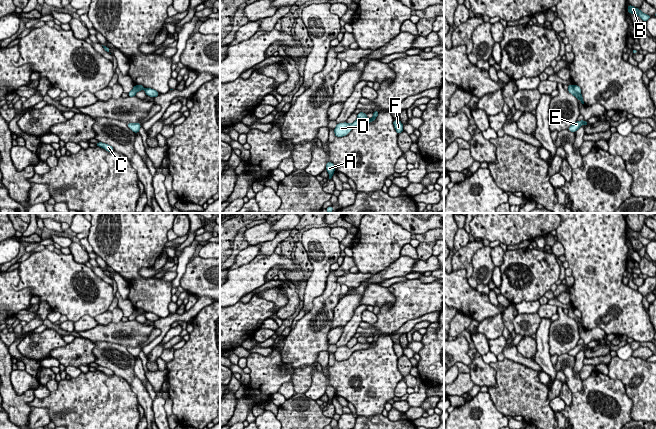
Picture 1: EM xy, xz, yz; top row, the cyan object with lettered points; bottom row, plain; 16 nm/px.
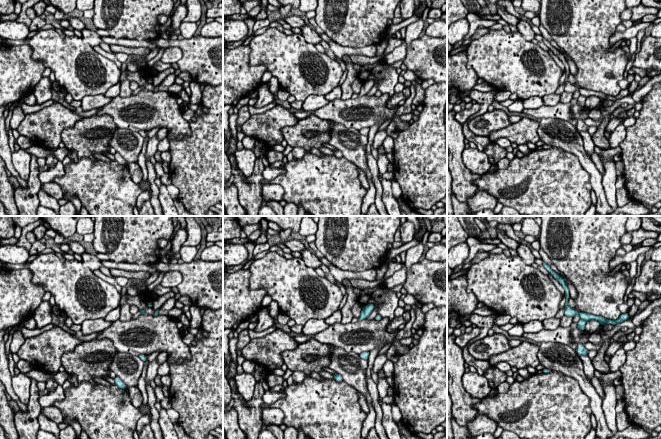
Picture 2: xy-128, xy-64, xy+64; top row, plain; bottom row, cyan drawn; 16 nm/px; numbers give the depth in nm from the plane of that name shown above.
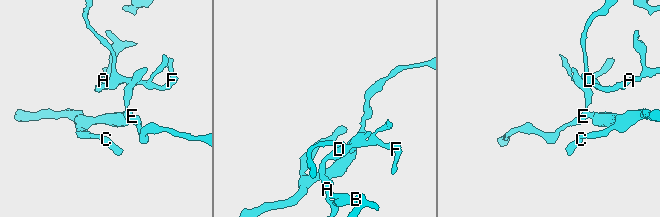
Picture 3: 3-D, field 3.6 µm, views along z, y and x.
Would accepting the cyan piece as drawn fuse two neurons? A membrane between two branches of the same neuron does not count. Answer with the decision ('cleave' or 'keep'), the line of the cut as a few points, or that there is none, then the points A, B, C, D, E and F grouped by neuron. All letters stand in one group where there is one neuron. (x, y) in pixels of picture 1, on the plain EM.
cleave | yz (573, 311), (580, 318) | A B D F / C E

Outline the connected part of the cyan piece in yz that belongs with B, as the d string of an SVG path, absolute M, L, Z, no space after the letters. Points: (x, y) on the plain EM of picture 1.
M629 228L627 234L630 238L634 237L634 238L638 239L645 247L650 241L652 241L651 239L642 237L640 233L637 233L630 228Z

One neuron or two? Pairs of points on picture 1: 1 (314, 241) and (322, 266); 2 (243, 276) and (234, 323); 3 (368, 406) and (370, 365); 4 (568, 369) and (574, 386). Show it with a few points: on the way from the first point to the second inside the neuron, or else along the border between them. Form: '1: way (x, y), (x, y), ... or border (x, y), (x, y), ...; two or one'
1: way (320, 247), (322, 249), (322, 260); one
2: border (239, 300), (230, 305); two
3: way (364, 396), (364, 375); one
4: way (569, 373), (574, 382); one

